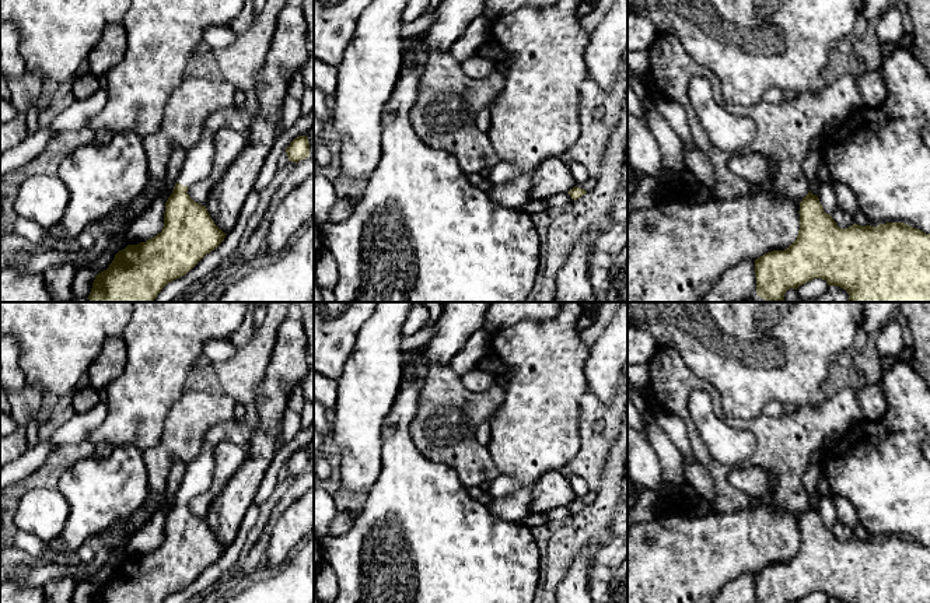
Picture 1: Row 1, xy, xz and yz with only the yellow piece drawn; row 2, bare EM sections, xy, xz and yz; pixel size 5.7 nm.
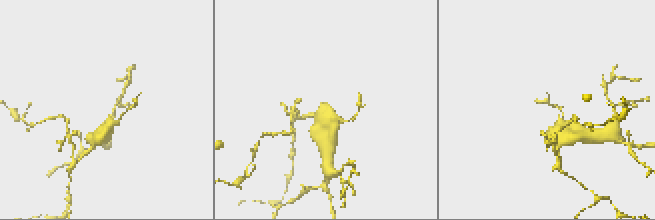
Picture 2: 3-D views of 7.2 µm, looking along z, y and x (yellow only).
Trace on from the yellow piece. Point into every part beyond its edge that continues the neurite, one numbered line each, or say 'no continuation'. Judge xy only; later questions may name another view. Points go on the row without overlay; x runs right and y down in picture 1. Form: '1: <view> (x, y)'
1: xy (198, 477)

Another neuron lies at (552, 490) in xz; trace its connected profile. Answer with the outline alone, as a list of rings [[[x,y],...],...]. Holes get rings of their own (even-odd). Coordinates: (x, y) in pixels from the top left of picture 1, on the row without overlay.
[[[559,470],[543,474],[532,488],[531,513],[546,513],[553,508],[566,506],[577,498],[570,483]]]

